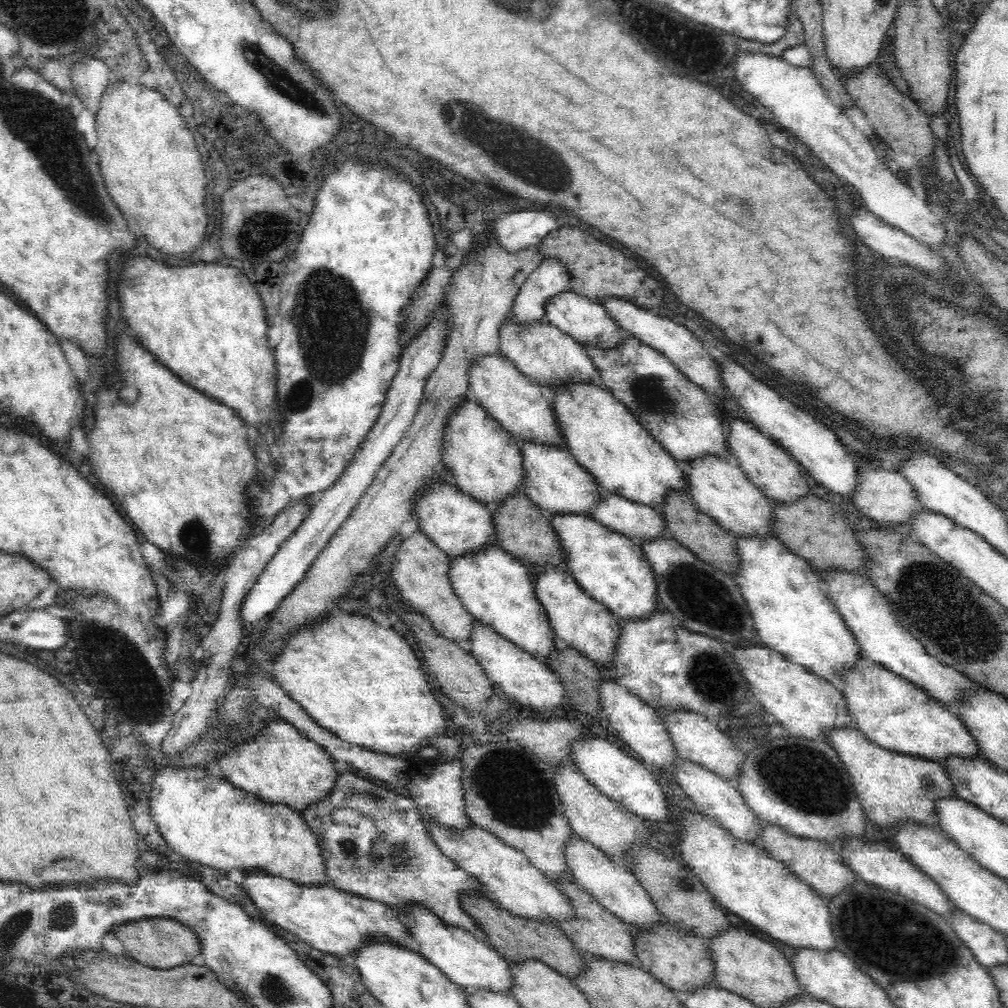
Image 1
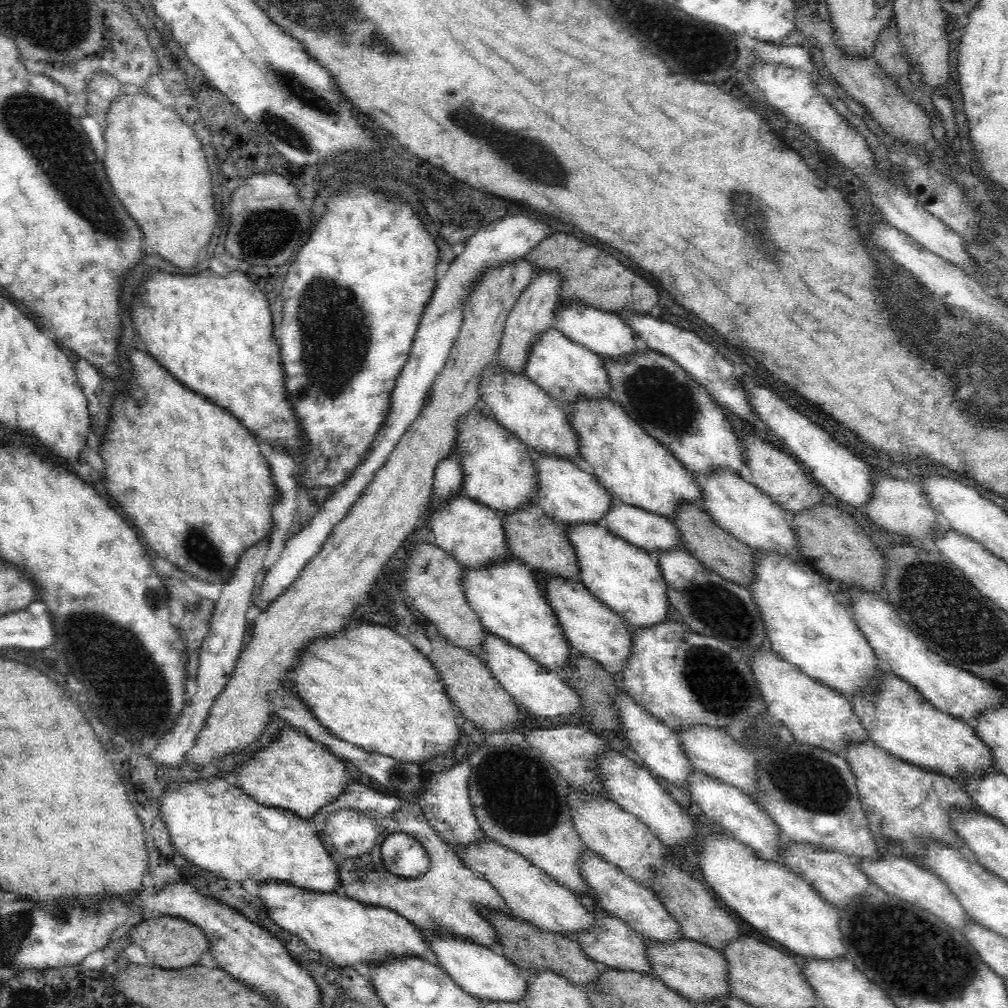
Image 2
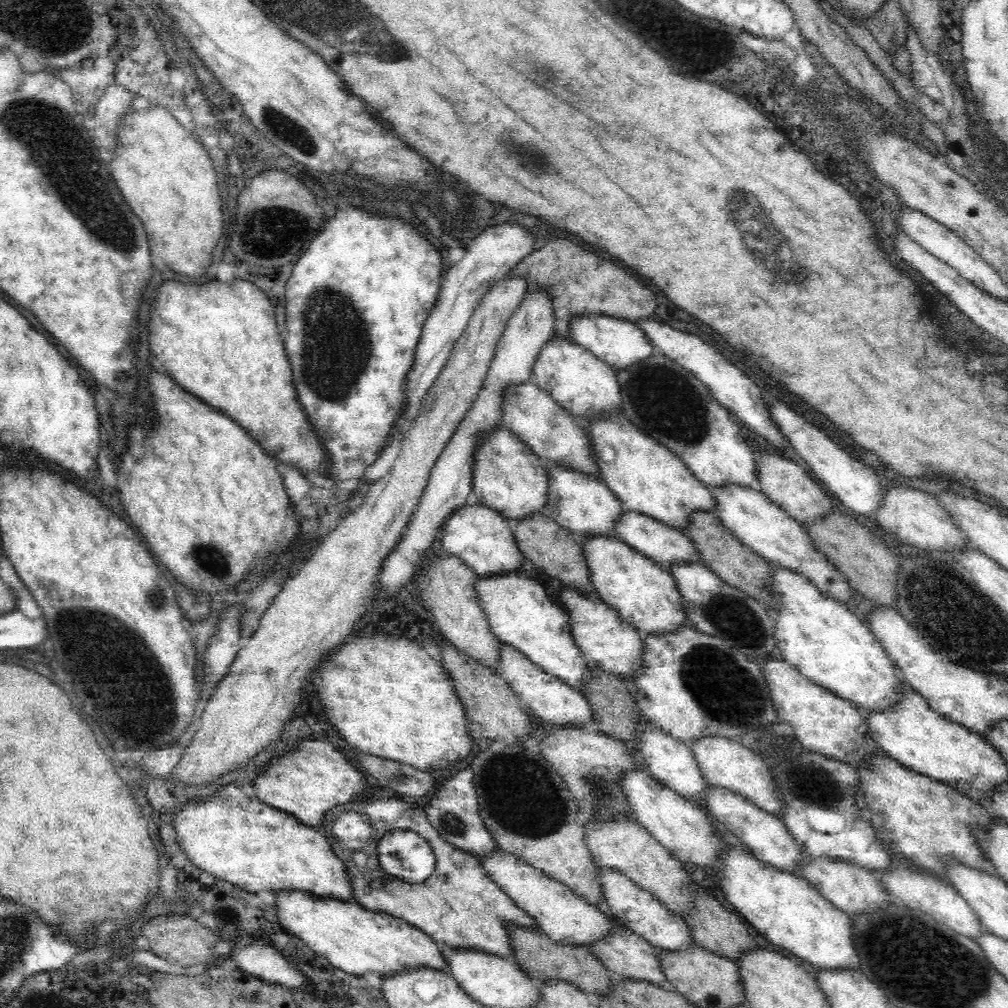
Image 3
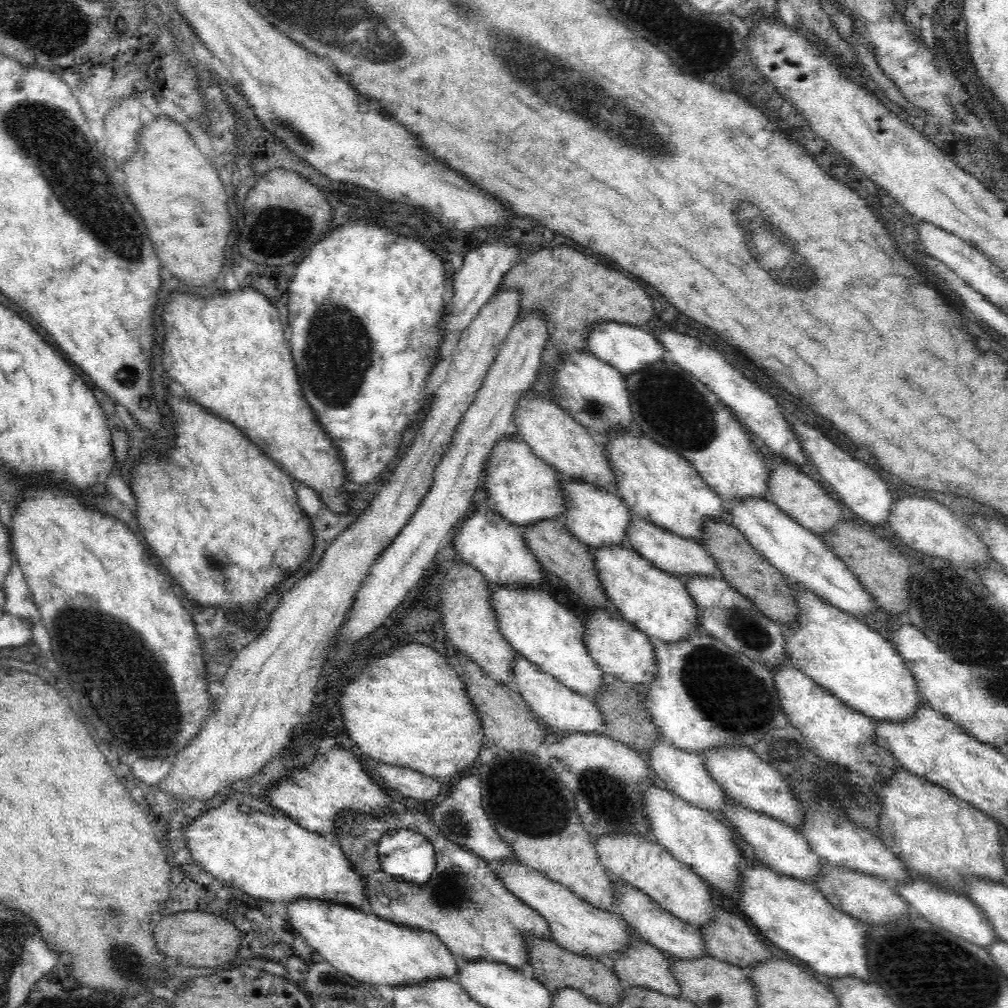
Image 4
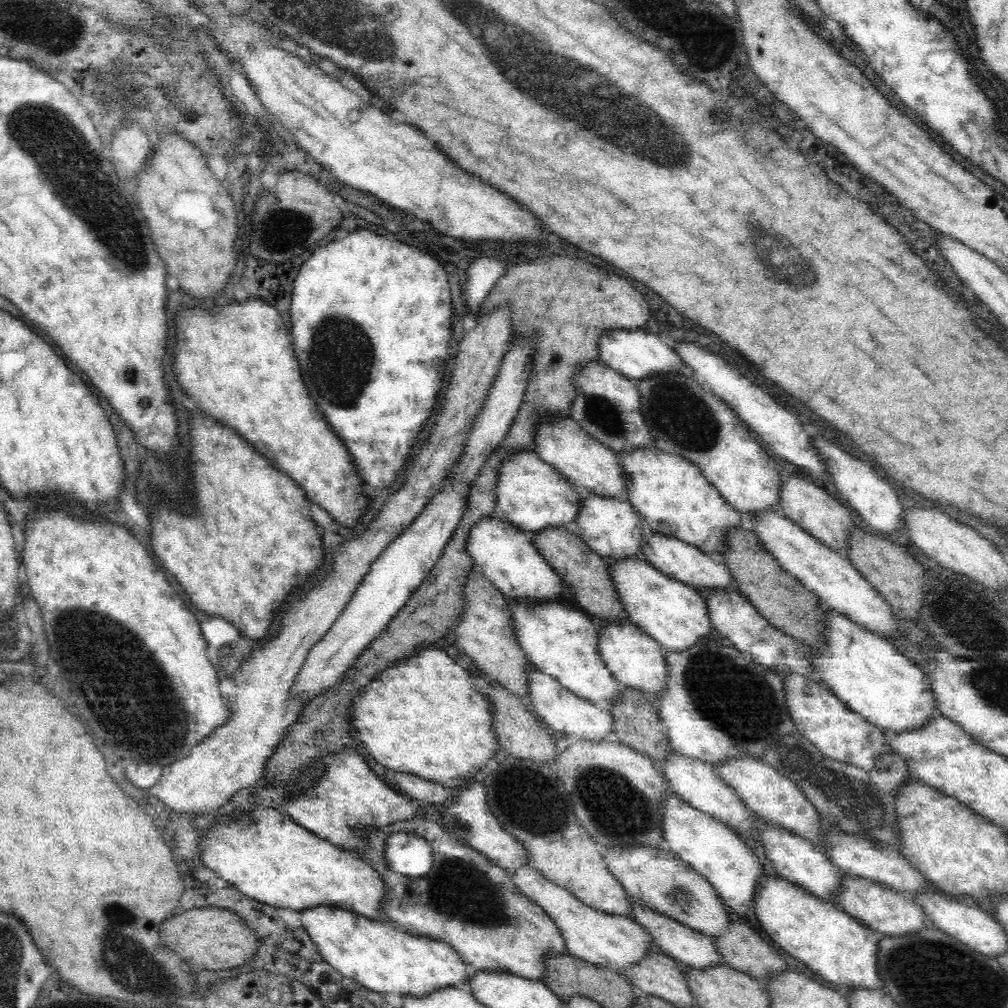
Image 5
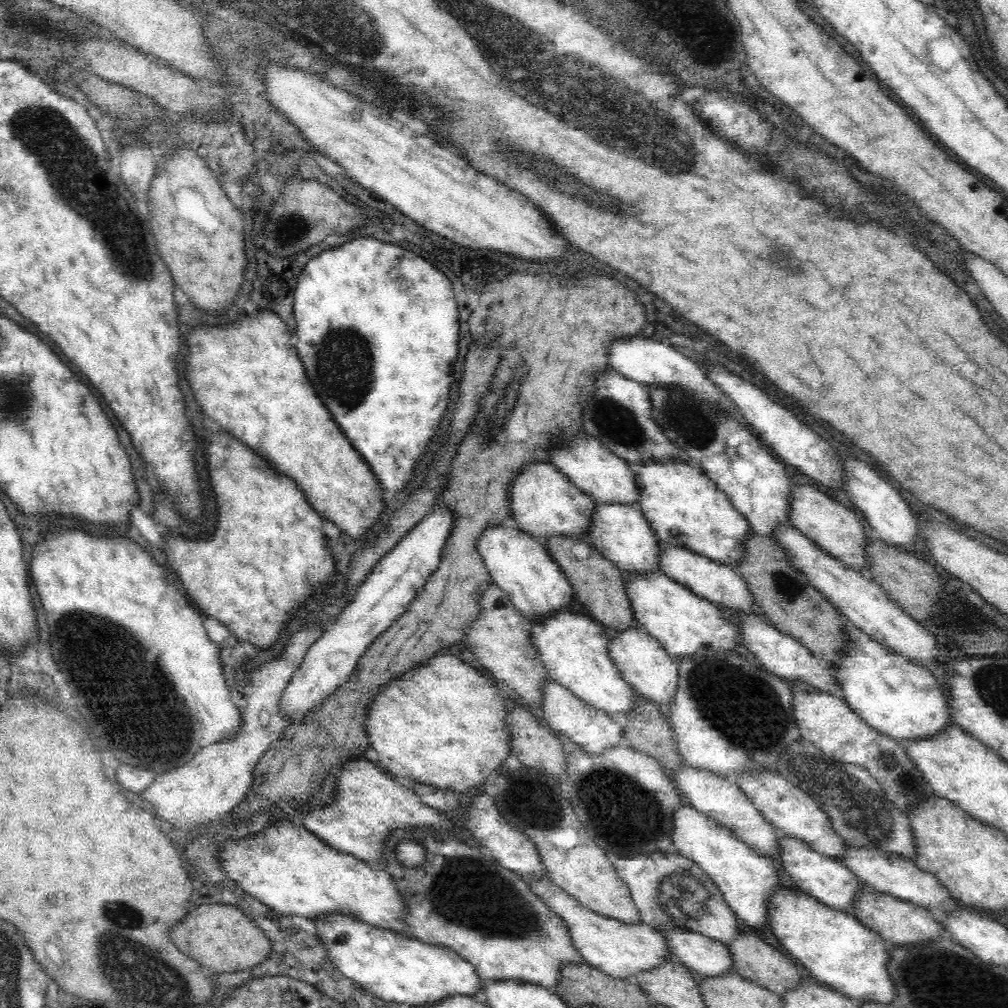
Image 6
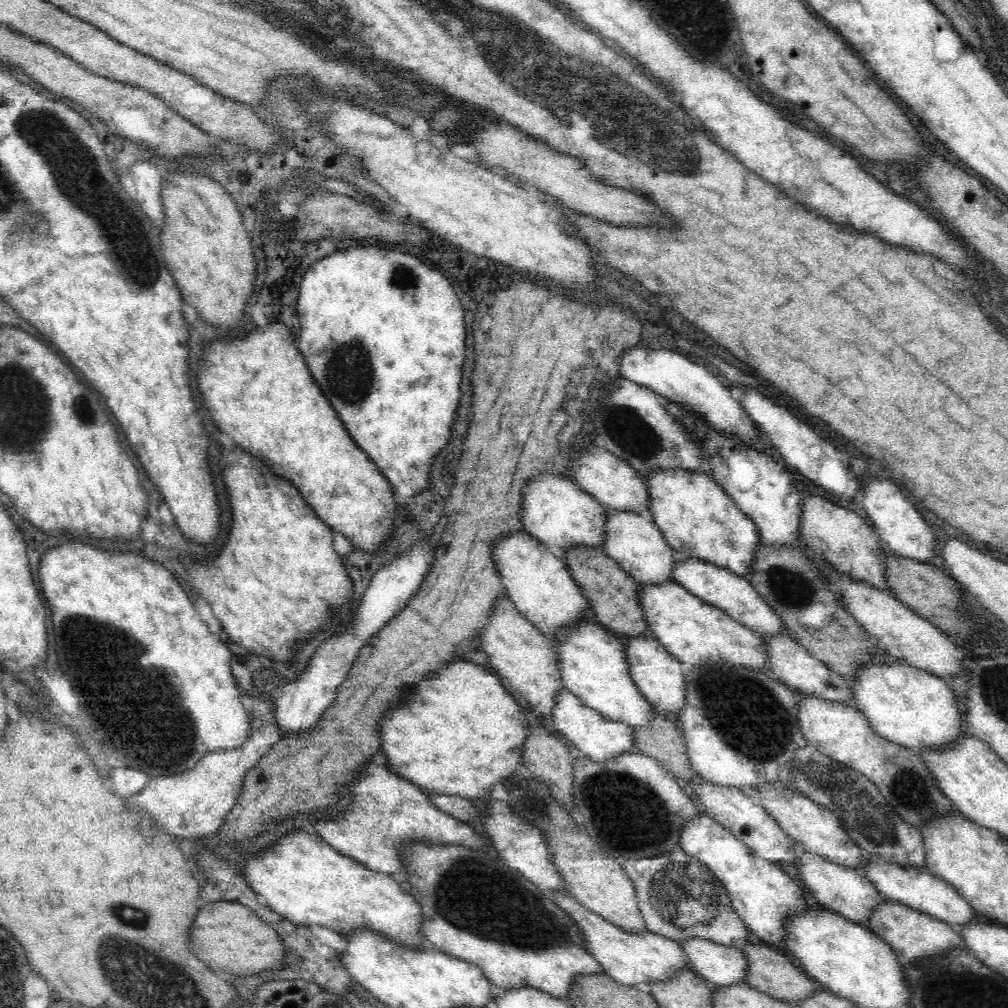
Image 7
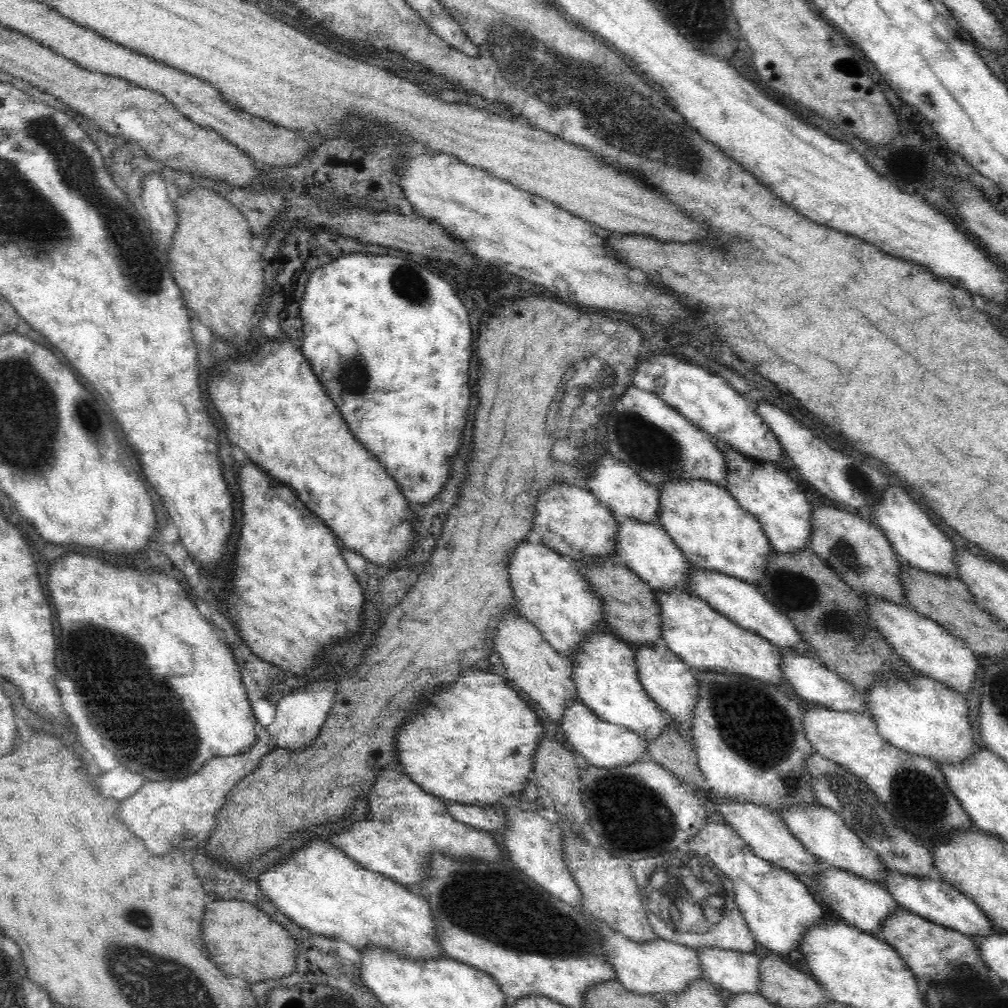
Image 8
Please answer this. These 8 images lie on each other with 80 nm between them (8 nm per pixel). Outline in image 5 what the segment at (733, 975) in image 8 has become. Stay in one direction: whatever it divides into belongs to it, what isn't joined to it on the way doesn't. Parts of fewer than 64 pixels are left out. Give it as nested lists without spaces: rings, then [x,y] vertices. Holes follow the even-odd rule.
[[[632,901],[631,908],[632,920],[646,928],[647,934],[652,938],[652,943],[663,954],[680,964],[697,969],[707,969],[711,966],[724,964],[715,946],[714,938],[711,936],[695,931],[684,924],[679,924],[677,921],[671,920],[660,913],[654,913],[652,909],[638,905],[634,901]]]

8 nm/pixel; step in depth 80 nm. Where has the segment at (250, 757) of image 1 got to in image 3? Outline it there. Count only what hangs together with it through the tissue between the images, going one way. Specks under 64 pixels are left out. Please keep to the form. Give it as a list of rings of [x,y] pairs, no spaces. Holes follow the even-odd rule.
[[[306,739],[296,752],[272,760],[270,768],[256,778],[254,790],[264,804],[290,813],[303,825],[318,829],[331,808],[374,796],[367,778],[350,762],[329,741],[312,739],[308,742]]]

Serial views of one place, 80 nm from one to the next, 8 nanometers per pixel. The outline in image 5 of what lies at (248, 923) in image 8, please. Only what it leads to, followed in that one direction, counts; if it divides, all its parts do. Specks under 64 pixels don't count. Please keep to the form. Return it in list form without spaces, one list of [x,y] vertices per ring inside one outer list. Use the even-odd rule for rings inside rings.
[[[217,906],[196,907],[175,914],[161,927],[159,934],[163,943],[194,969],[232,970],[251,961],[261,944],[254,930],[234,910]]]

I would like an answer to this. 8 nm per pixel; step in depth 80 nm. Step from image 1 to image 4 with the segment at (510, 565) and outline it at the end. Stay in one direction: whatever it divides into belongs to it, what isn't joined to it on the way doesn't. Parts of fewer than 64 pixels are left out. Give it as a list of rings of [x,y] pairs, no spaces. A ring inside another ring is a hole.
[[[492,587],[491,598],[499,632],[510,642],[512,649],[566,688],[592,700],[604,682],[604,674],[584,647],[583,620],[542,588]]]

